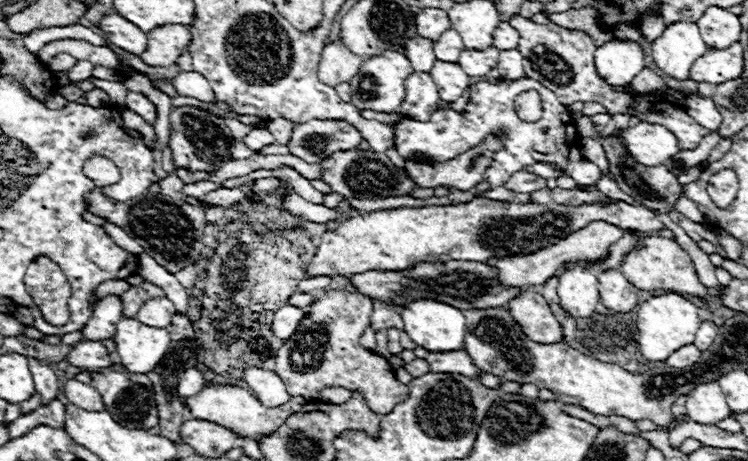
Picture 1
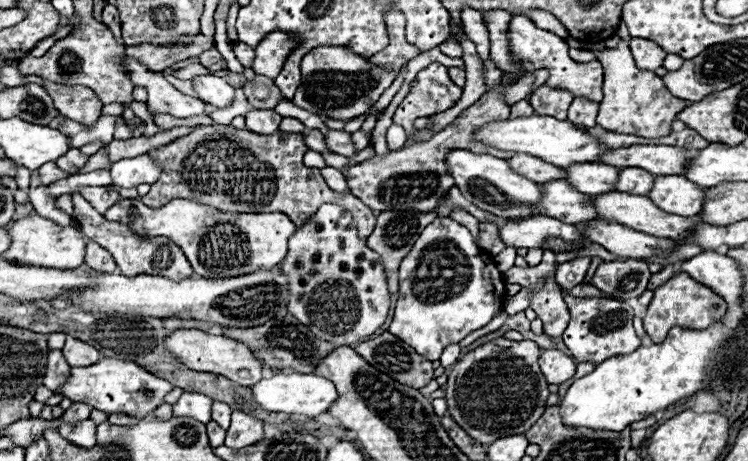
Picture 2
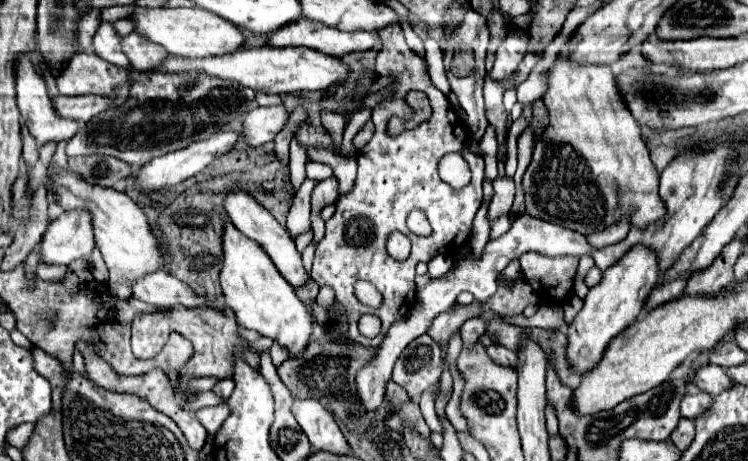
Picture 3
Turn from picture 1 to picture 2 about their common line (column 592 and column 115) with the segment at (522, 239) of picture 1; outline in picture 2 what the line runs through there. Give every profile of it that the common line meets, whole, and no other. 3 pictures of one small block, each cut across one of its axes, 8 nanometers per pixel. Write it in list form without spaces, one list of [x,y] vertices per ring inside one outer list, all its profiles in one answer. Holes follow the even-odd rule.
[[[120,200],[104,212],[108,220],[132,226],[140,236],[166,236],[176,242],[194,272],[202,278],[230,278],[278,266],[288,250],[288,238],[296,232],[294,222],[282,212],[242,214],[222,212],[194,200],[172,200],[162,208],[148,208],[140,200]],[[202,240],[202,252],[200,252]]]

